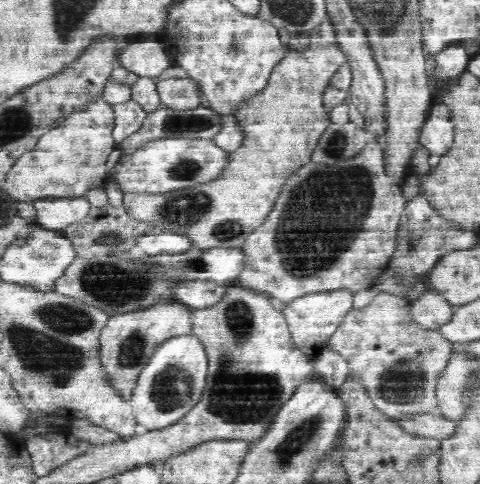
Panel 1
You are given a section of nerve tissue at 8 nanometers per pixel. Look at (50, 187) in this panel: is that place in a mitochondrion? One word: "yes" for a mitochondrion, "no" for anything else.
no

